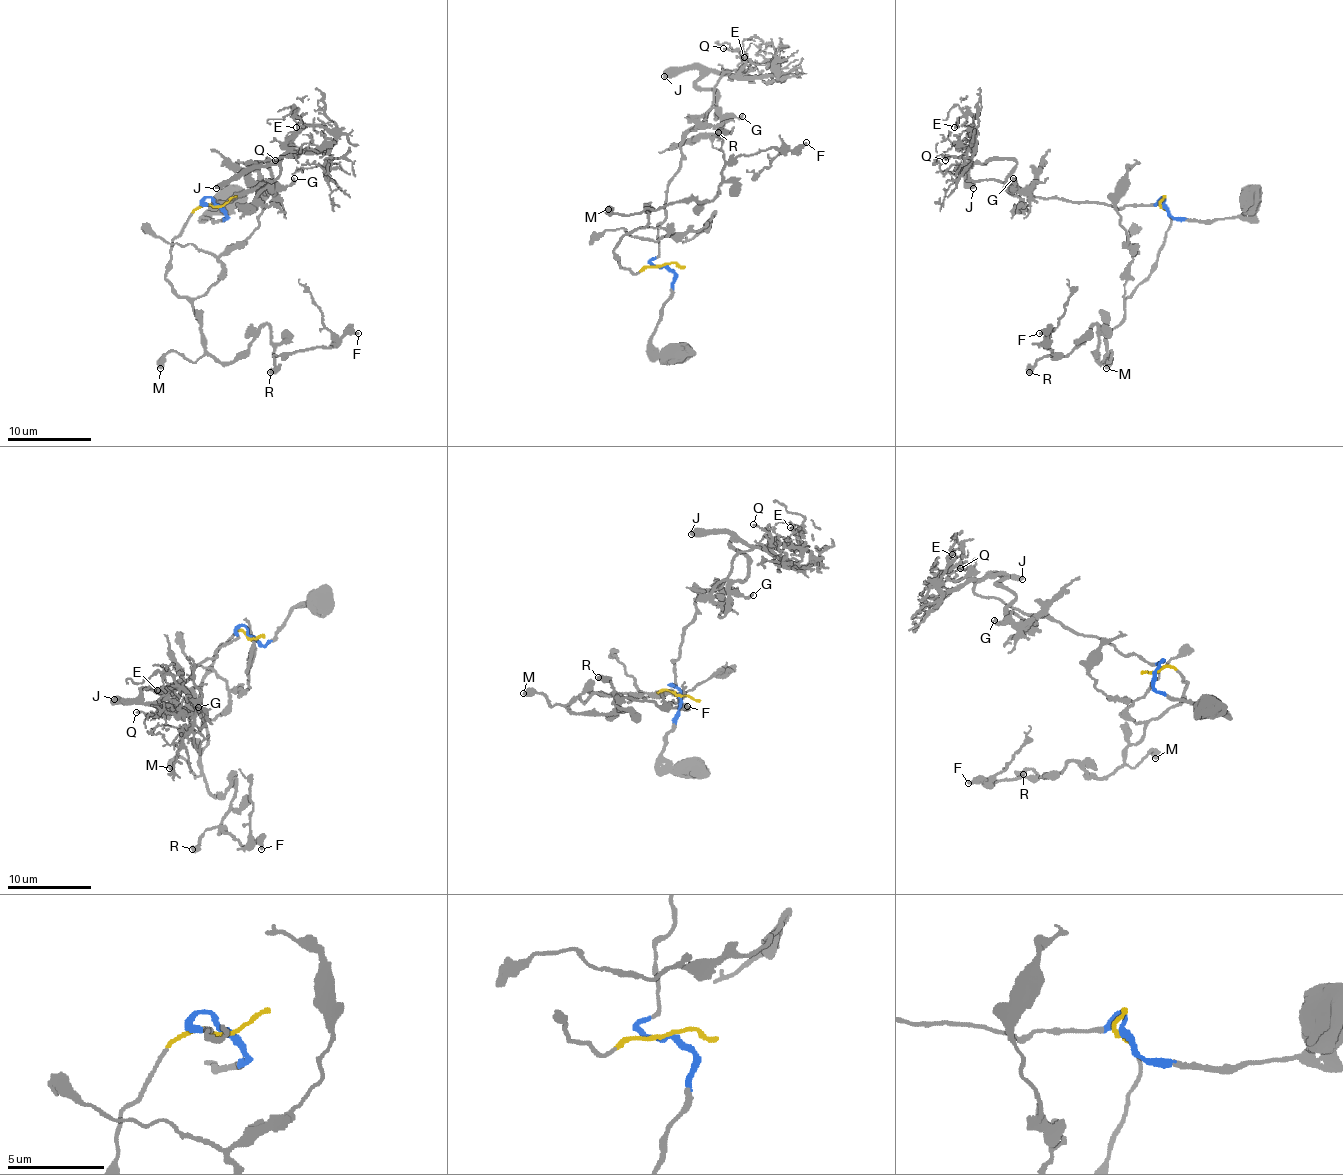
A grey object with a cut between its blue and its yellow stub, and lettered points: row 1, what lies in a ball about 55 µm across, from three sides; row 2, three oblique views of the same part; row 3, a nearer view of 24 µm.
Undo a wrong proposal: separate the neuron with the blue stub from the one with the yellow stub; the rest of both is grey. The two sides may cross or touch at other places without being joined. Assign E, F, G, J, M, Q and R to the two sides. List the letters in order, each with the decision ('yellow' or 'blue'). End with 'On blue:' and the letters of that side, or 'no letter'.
E: blue
F: yellow
G: blue
J: blue
M: yellow
Q: blue
R: yellow
On blue: E, G, J, Q

